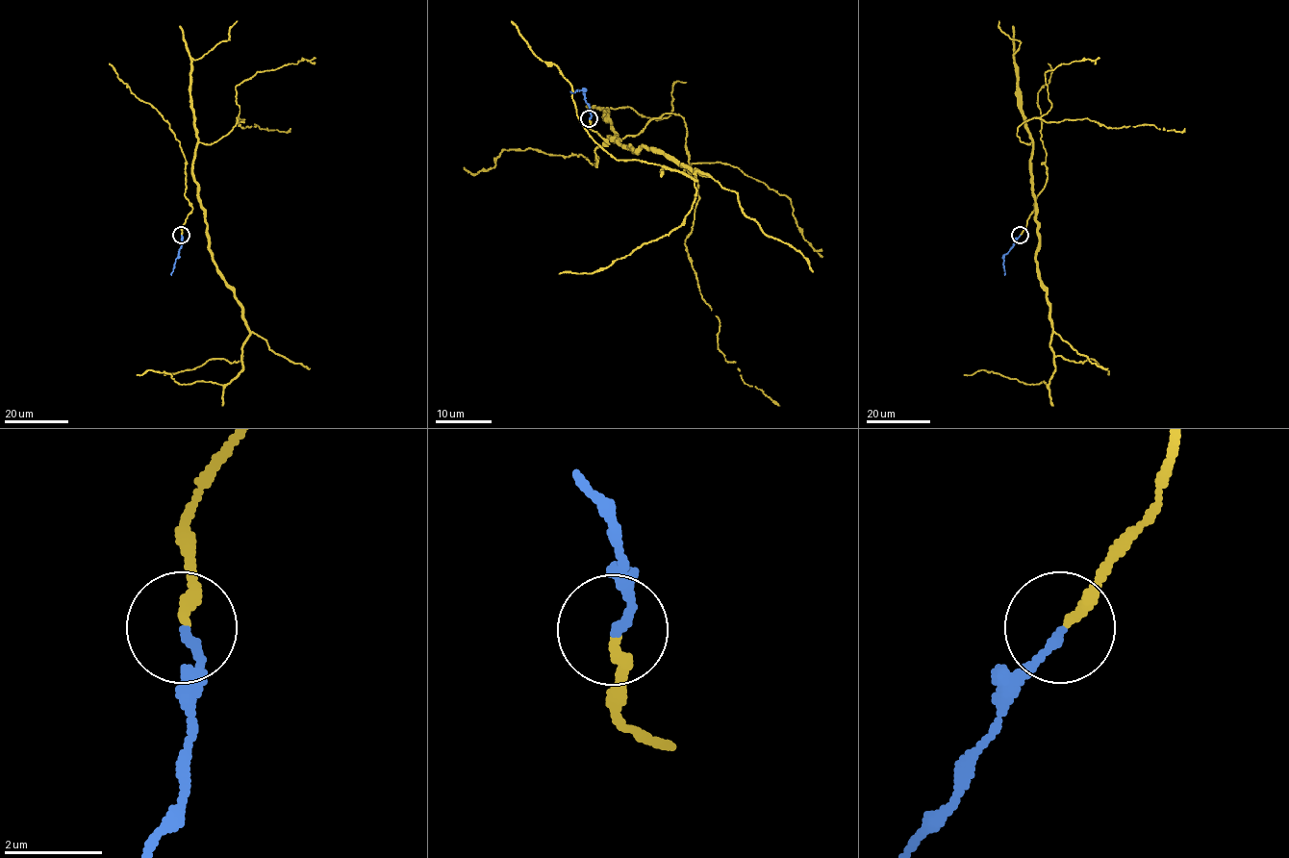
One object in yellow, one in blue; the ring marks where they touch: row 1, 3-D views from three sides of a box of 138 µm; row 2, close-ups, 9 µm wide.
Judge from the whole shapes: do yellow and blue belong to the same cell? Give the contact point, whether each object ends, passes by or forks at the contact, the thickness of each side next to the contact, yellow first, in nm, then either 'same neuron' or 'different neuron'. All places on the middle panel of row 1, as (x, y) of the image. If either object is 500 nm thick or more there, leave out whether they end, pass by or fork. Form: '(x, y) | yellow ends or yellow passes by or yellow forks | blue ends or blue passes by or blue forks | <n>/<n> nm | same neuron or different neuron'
(589, 118) | yellow ends | blue ends | 240/180 nm | same neuron

